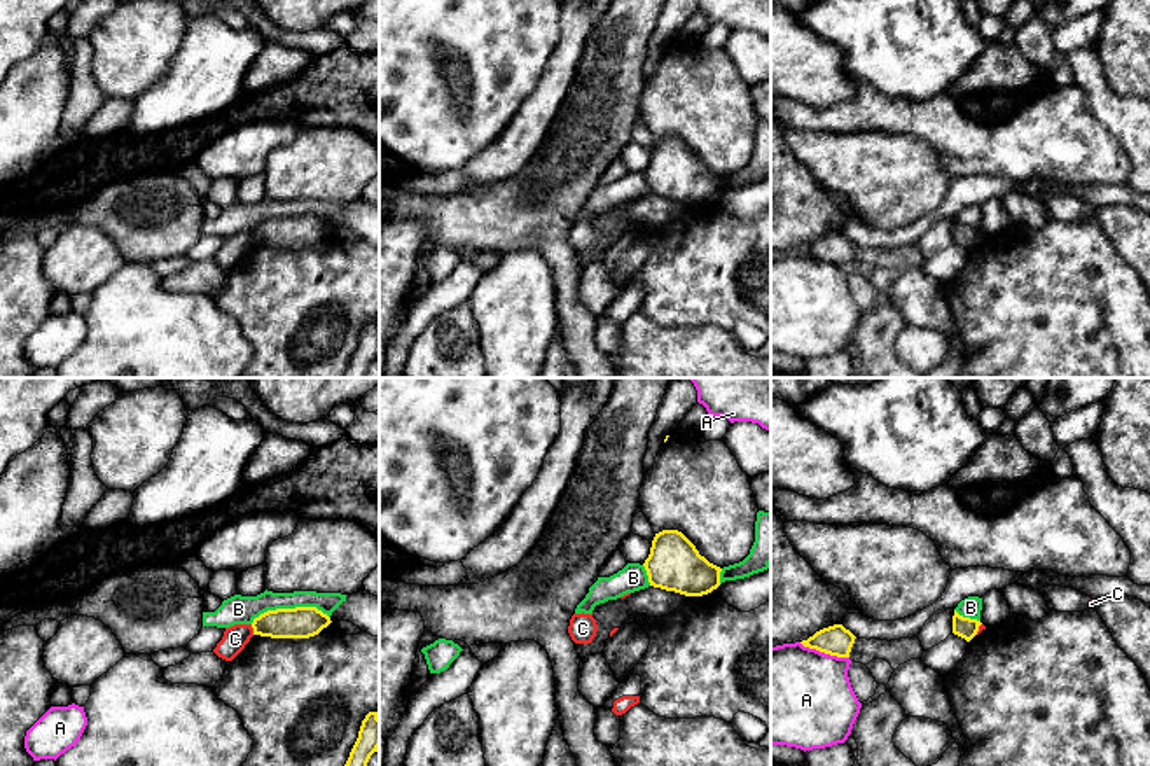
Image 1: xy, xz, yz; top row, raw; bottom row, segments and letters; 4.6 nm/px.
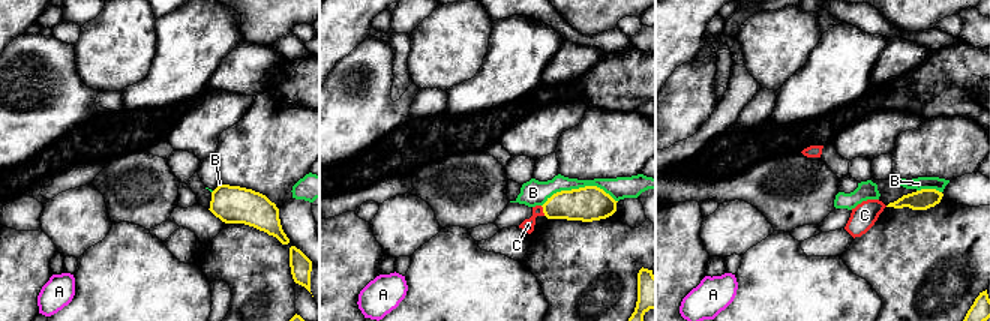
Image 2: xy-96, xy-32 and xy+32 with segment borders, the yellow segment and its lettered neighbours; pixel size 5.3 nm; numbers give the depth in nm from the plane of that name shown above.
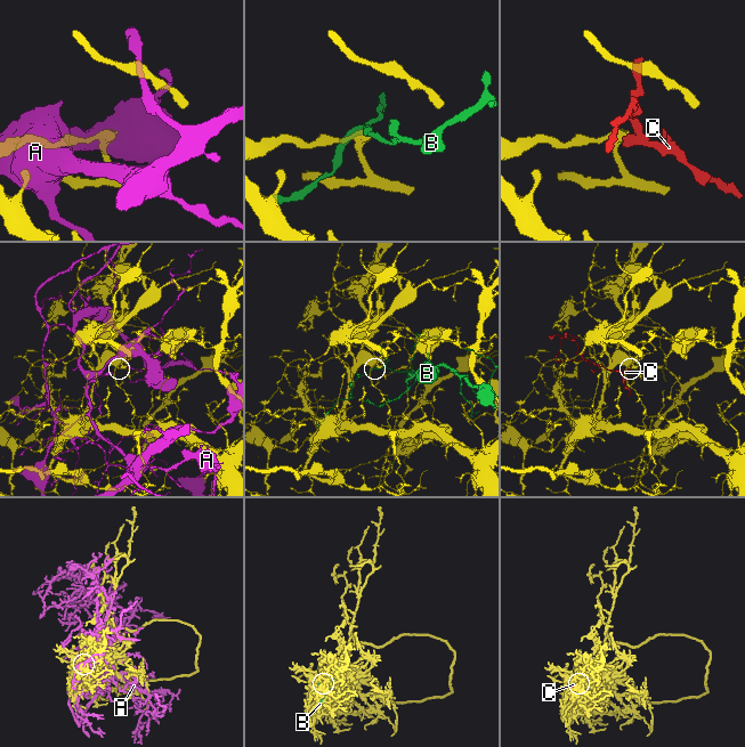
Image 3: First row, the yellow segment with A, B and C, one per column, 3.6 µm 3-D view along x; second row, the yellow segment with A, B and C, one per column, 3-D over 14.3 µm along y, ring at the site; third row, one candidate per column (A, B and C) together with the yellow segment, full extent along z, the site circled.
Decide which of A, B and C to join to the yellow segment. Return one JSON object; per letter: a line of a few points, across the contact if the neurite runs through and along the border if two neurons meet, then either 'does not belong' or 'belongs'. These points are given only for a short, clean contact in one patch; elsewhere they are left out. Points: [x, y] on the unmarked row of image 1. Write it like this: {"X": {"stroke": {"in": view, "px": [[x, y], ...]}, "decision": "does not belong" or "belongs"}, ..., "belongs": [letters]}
{"A": {"decision": "does not belong"}, "B": {"decision": "does not belong"}, "C": {"stroke": {"in": "xy", "px": [[250, 233], [254, 242]]}, "decision": "does not belong"}, "belongs": []}

